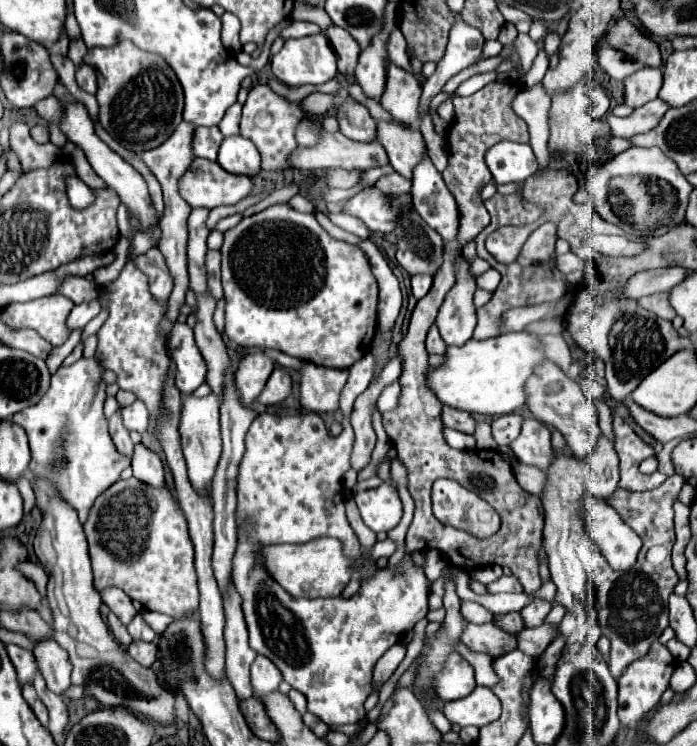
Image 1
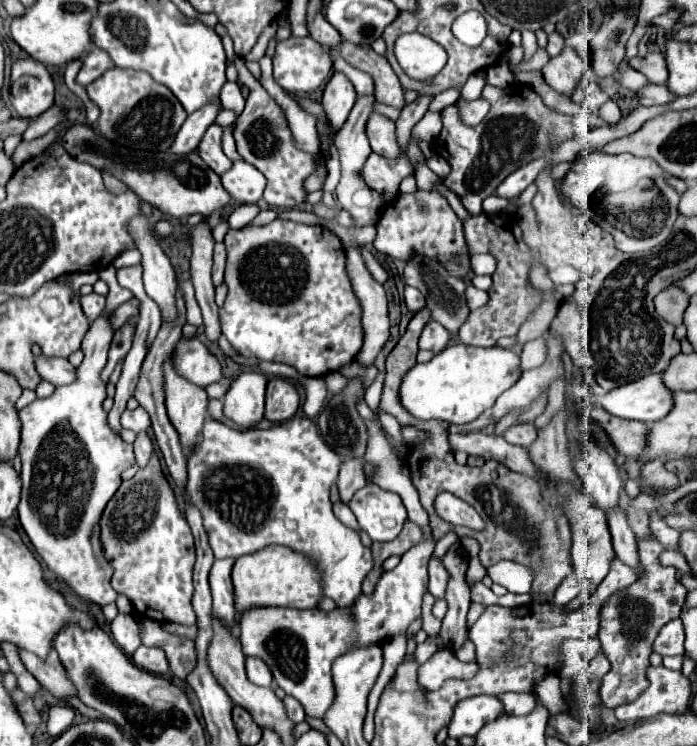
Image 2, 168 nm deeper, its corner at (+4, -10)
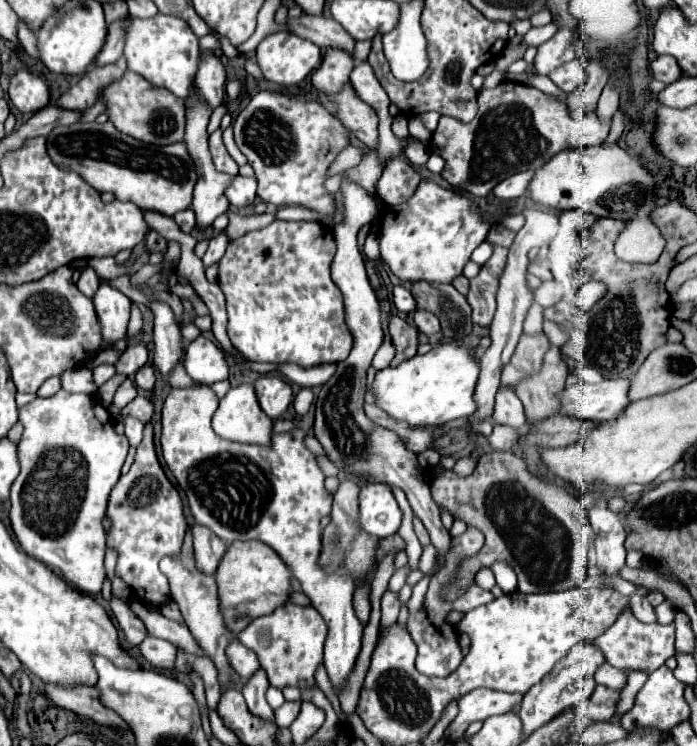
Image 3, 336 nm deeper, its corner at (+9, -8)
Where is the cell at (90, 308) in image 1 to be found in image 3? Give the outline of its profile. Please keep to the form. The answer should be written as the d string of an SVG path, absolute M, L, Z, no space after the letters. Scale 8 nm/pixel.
M86 268L86 270L80 274L80 280L76 282L76 286L78 286L78 290L80 290L82 294L86 294L88 298L94 298L94 294L96 294L96 290L98 290L98 286L100 286L96 272L94 272L92 268Z

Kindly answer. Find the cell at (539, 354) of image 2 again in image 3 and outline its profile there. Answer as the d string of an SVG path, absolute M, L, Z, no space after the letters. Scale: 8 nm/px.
M534 304L528 310L528 316L524 320L524 332L528 332L528 334L542 334L542 308L538 304Z

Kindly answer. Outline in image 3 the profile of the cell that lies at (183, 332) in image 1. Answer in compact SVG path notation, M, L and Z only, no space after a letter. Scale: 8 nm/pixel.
M198 336L186 346L184 368L192 380L206 386L228 378L228 364L224 352L204 336Z

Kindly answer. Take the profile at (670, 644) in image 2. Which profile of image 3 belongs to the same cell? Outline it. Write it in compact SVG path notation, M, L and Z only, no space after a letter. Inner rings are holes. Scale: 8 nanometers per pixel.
M664 600L660 606L656 606L656 616L658 616L660 624L658 622L642 624L632 614L628 614L628 608L626 608L620 614L620 618L602 636L596 638L594 644L598 646L598 650L602 650L606 662L612 664L614 668L654 672L676 652L674 650L674 624L672 622L674 622L678 610L680 608L672 600ZM664 624L668 624L668 626L664 626Z

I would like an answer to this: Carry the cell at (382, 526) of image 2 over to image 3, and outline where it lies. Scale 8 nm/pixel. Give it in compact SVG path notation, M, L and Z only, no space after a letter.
M364 484L360 488L360 526L368 534L376 538L392 536L400 522L402 512L386 484Z

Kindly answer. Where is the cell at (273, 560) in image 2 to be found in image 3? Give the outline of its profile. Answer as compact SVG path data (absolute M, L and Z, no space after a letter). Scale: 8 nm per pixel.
M260 540L234 542L232 546L228 546L222 564L218 566L216 584L218 584L218 596L226 628L232 634L238 634L254 618L272 614L276 608L290 602L292 572L282 562L282 558L264 542Z

